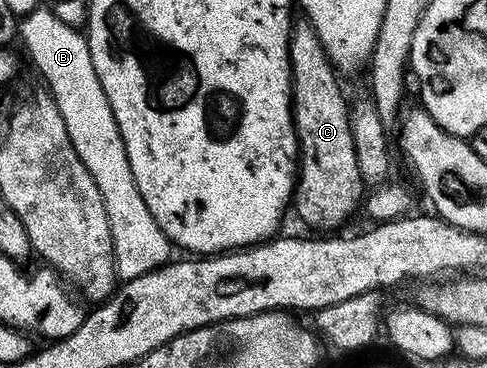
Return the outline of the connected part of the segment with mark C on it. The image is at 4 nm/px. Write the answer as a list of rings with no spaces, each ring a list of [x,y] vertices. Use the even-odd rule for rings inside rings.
[[[300,20],[293,25],[292,39],[288,41],[288,55],[290,56],[290,64],[292,65],[292,122],[296,125],[296,145],[298,147],[298,173],[296,175],[296,188],[294,191],[294,210],[296,206],[296,214],[309,226],[309,231],[312,232],[336,232],[340,225],[355,212],[356,209],[361,209],[362,203],[366,198],[366,187],[362,180],[362,172],[358,172],[358,156],[354,156],[354,136],[350,128],[350,116],[348,111],[350,109],[349,99],[344,99],[344,90],[340,87],[340,82],[337,71],[333,64],[326,56],[320,41],[312,26],[306,20]]]

